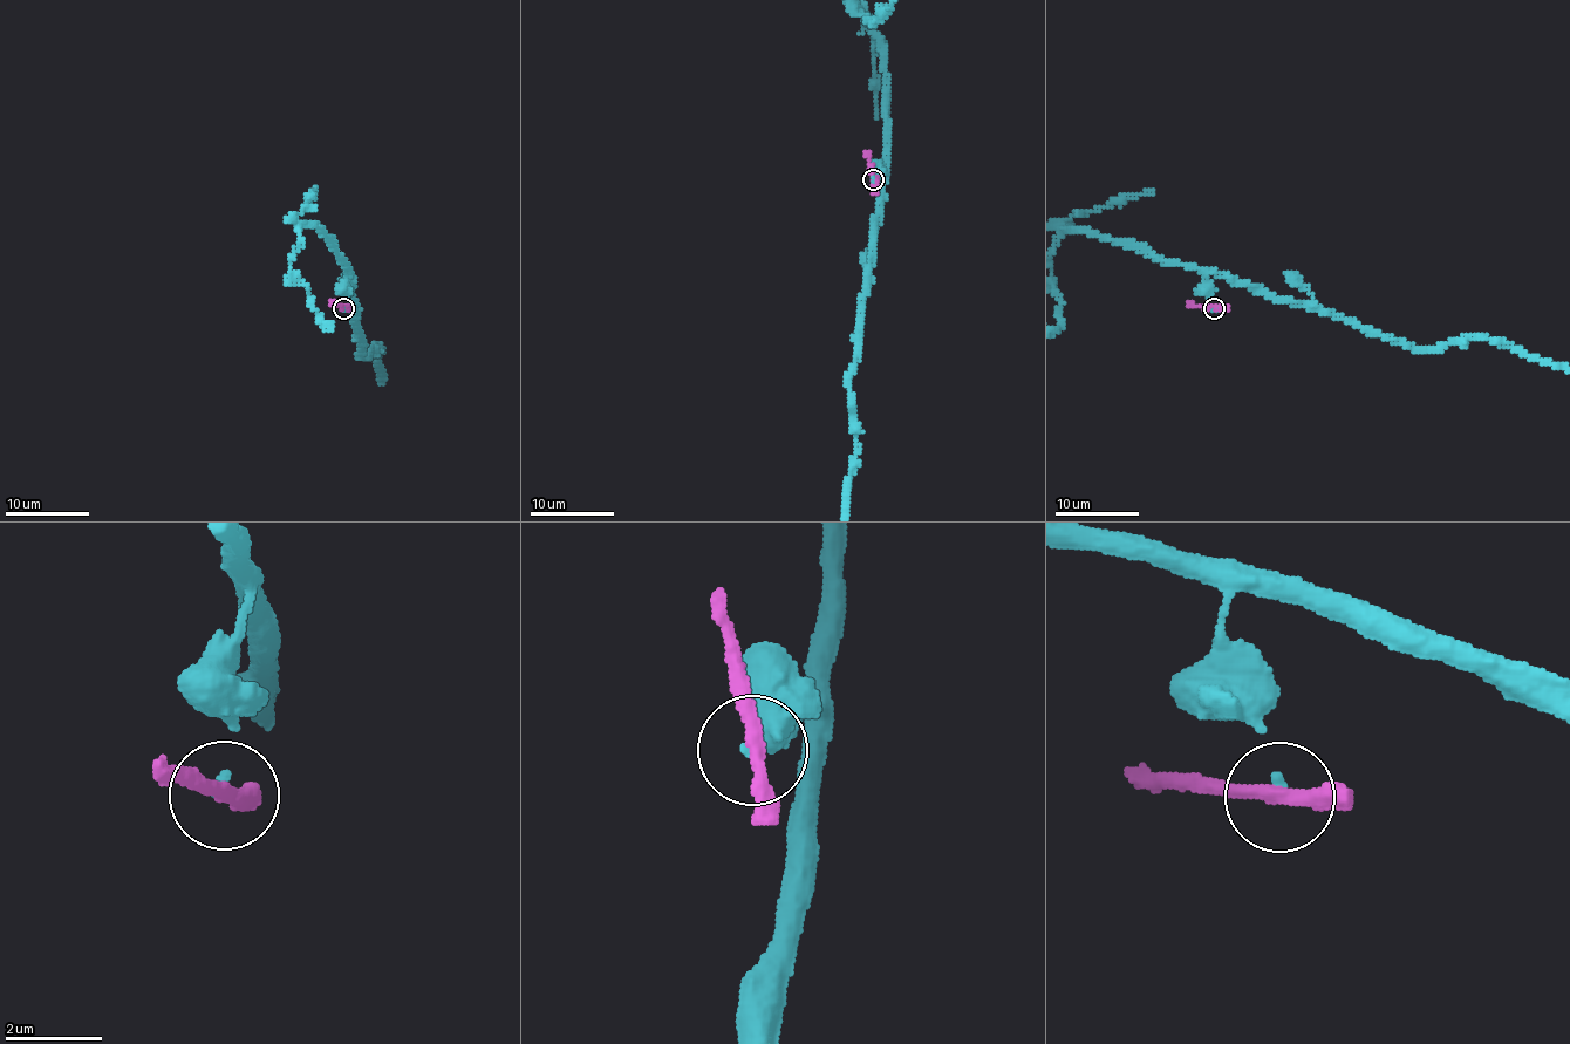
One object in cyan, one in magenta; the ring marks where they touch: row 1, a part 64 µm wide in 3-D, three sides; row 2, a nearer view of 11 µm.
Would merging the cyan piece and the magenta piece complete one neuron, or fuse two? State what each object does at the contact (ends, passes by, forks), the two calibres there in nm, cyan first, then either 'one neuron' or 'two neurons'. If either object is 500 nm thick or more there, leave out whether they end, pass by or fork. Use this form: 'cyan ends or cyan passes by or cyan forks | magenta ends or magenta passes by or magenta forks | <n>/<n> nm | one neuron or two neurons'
cyan ends | magenta passes by | 170/280 nm | two neurons

